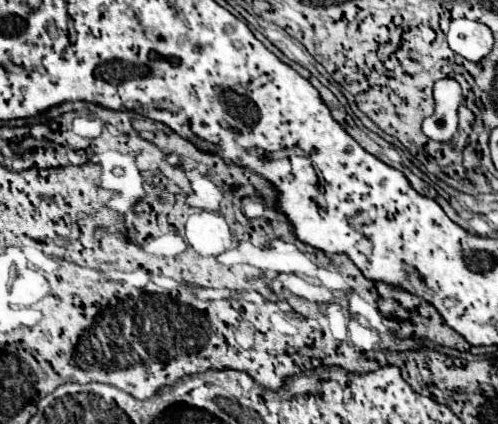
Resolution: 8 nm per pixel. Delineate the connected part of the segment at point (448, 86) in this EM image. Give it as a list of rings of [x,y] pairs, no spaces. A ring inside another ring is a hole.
[[[442,79],[434,85],[434,100],[434,115],[422,121],[422,133],[432,141],[450,141],[450,131],[456,131],[462,89],[454,79]]]

